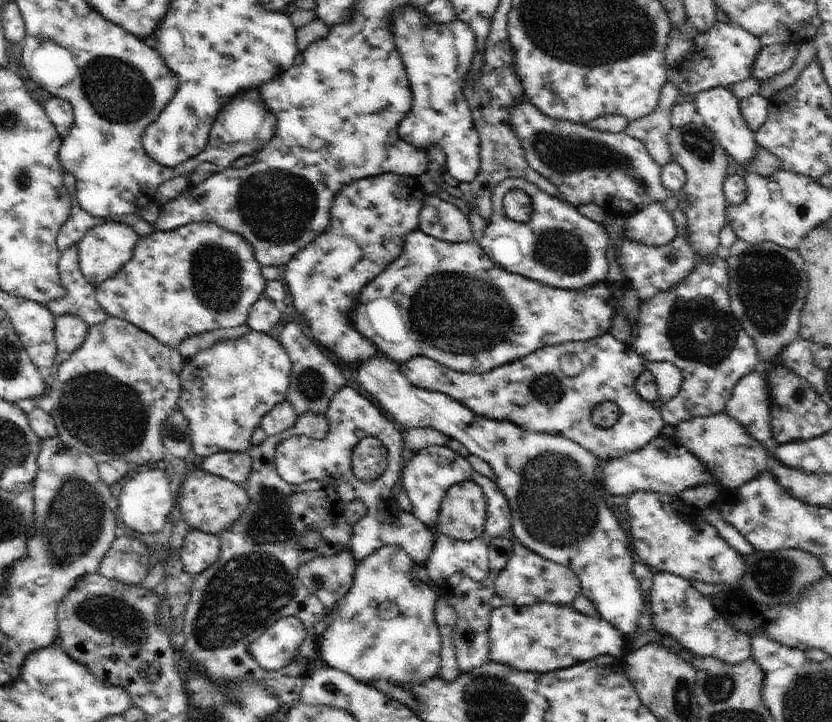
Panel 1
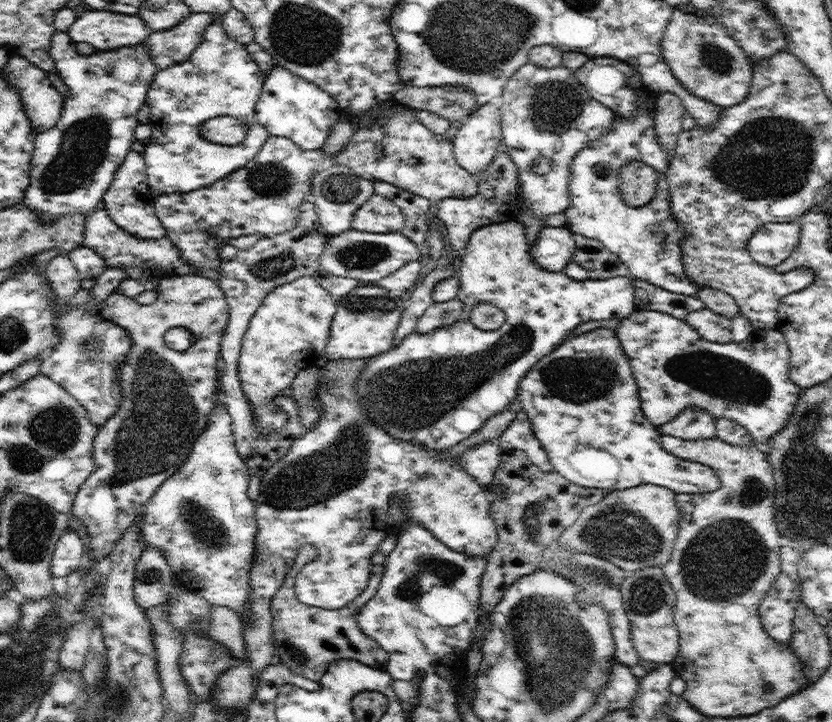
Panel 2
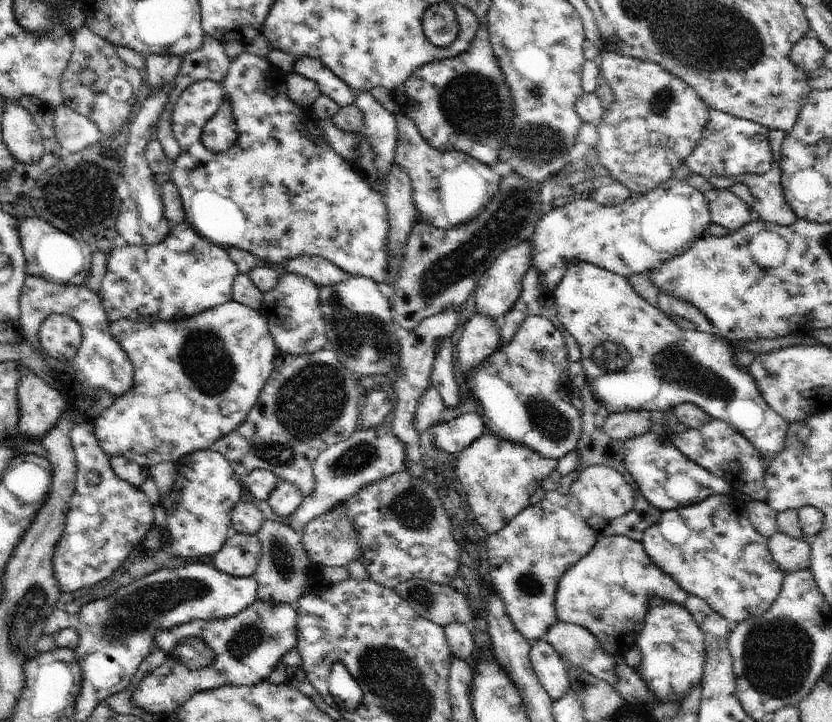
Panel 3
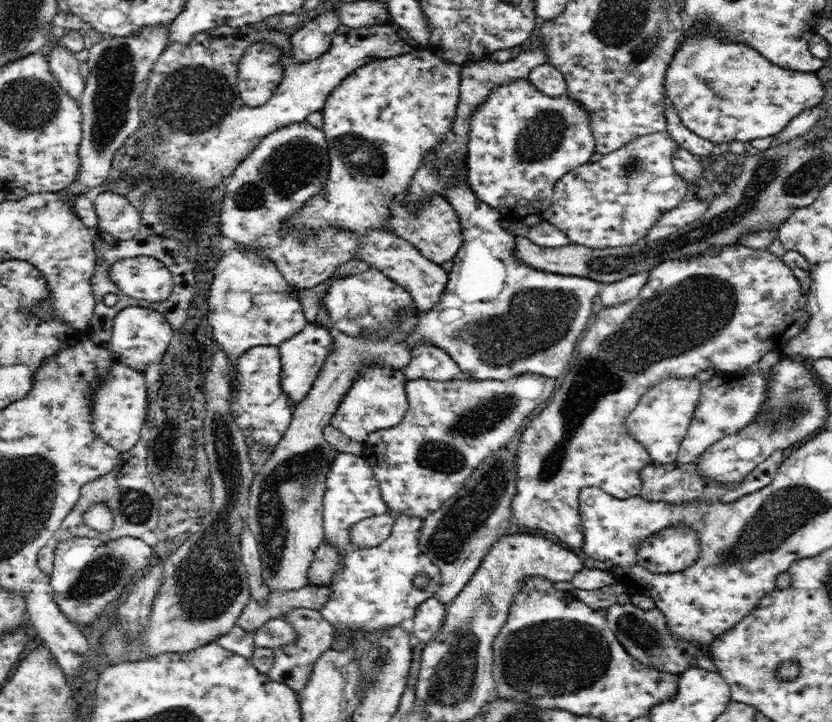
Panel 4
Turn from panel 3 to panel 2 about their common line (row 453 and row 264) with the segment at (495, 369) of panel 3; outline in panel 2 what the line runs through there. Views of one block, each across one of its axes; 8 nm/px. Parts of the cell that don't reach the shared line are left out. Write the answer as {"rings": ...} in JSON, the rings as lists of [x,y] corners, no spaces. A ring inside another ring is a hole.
{"rings":[[[567,226],[544,227],[537,240],[530,244],[530,255],[536,264],[548,272],[562,272],[568,262],[575,262],[576,244]]]}

